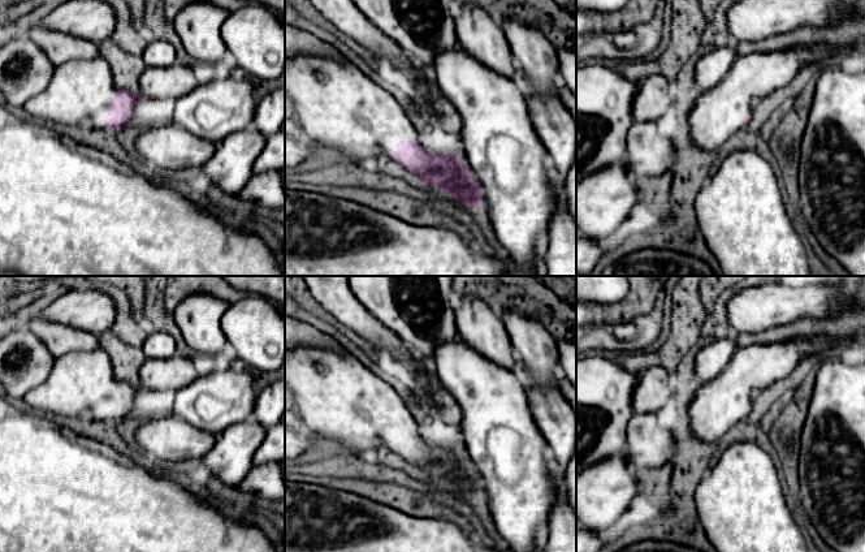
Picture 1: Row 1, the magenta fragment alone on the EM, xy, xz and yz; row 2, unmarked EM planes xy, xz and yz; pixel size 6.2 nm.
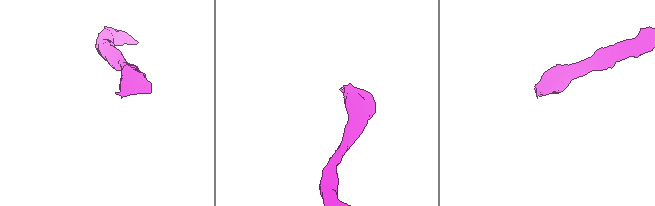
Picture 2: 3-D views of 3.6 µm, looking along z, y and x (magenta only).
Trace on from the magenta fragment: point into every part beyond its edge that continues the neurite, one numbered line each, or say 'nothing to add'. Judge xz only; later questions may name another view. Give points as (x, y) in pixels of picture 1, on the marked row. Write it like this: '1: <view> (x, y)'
1: xz (341, 108)

